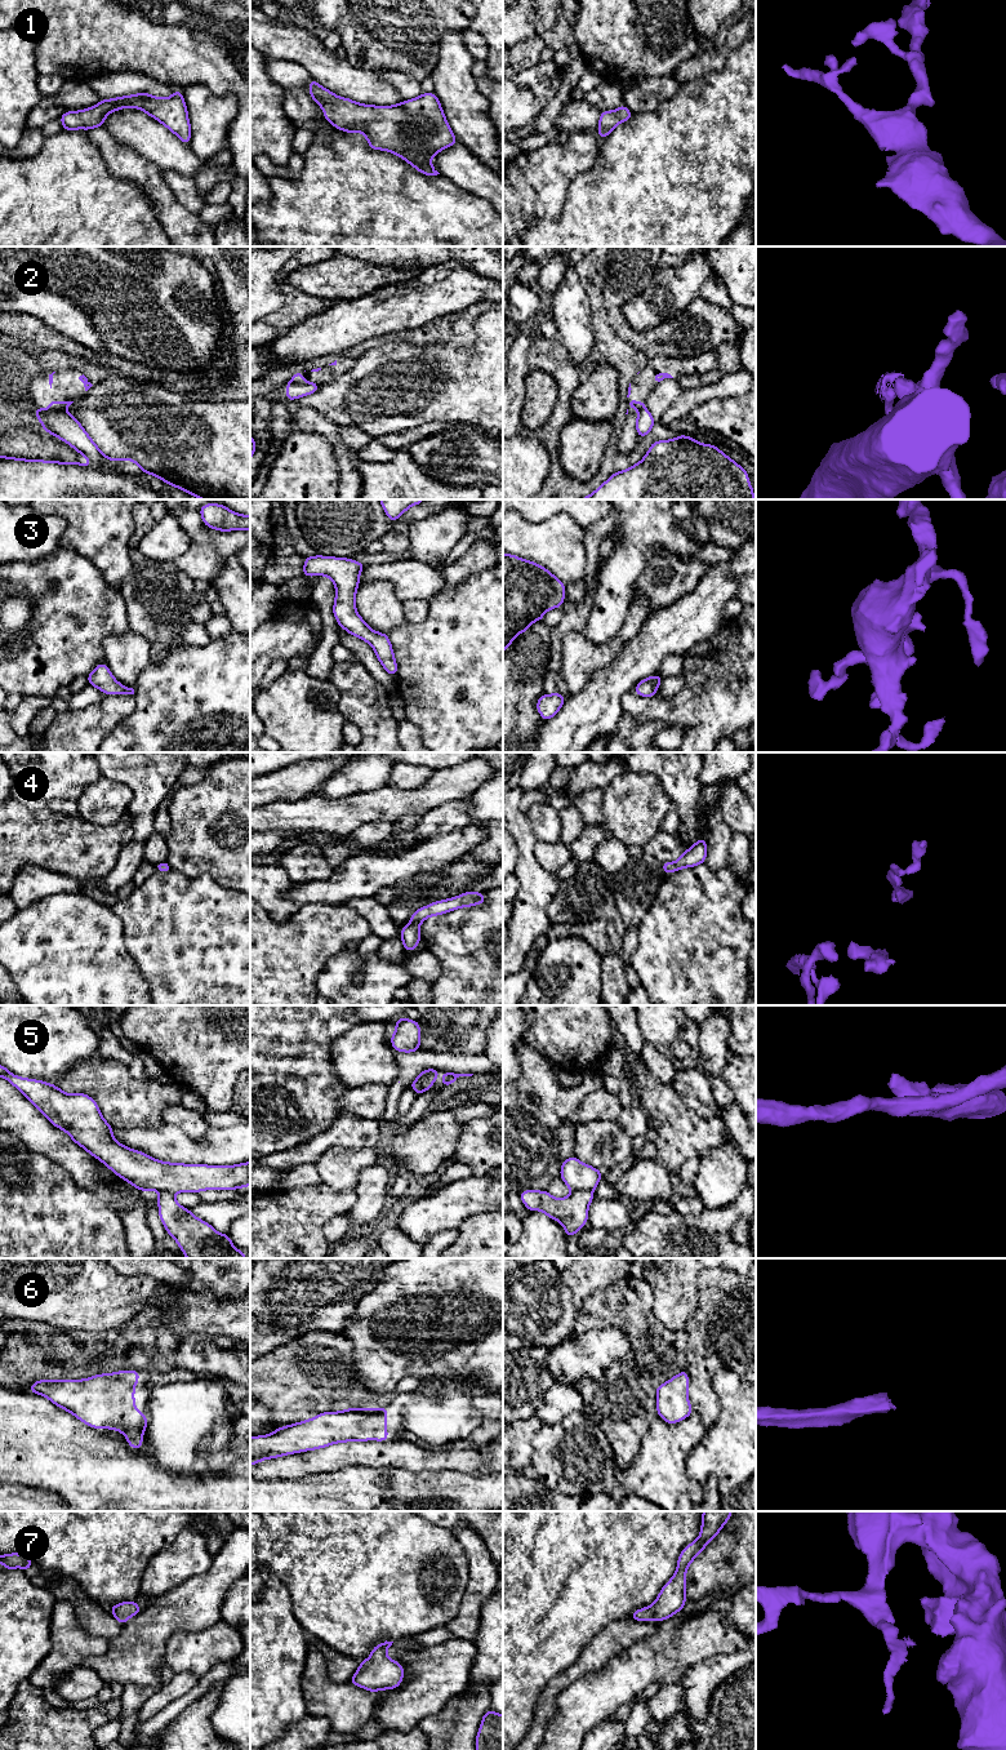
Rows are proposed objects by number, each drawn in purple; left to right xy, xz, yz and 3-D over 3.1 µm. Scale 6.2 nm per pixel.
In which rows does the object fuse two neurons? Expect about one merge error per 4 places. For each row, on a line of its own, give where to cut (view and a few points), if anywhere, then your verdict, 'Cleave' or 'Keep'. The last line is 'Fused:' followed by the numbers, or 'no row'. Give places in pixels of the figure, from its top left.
1: No split. Keep
2: Split along xy (49, 409), (63, 412). Cleave
3: No split. Keep
4: No split. Keep
5: Split along yz (591, 1191), (573, 1193). Cleave
6: No split. Keep
7: No split. Keep
Fused: 2, 5

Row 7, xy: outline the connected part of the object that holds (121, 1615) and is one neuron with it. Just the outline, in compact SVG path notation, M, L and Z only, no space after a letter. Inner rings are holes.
M123 1602L110 1608L115 1618L124 1625L132 1616L139 1613L142 1608L134 1602Z

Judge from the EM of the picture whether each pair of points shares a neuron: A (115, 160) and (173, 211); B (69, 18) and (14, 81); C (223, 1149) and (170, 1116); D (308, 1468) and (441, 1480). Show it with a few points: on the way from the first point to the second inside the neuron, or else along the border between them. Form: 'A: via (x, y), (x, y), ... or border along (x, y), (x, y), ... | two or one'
A: via (132, 167), (151, 177), (151, 183), (159, 194) | one
B: border along (35, 47), (35, 67), (39, 74) | two
C: border along (173, 1124), (194, 1138), (199, 1138), (208, 1128) | two
D: border along (368, 1466), (348, 1466), (308, 1475) | two

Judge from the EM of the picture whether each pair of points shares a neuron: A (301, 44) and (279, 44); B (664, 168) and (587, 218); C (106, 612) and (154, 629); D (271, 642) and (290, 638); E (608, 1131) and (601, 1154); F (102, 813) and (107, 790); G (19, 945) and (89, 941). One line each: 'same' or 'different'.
A: same
B: same
C: different
D: same
E: same
F: same
G: same

